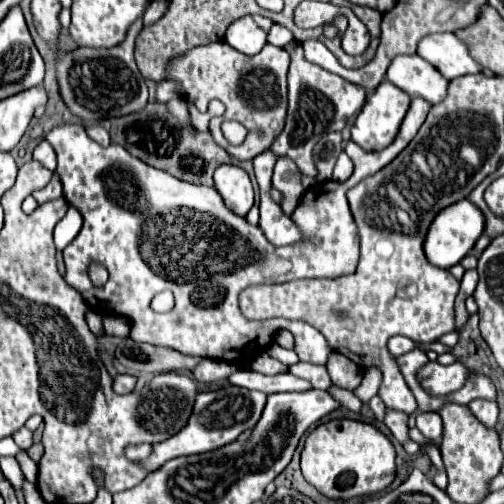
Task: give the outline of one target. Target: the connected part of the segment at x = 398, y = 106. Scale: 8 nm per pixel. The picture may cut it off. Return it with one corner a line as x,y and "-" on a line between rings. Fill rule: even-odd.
387,79
381,81
381,85
367,95
367,101
365,101
363,109
361,109
361,113
357,115
357,119
351,127
351,139
367,151
383,149
385,145
389,145
395,139
395,135
399,131
399,125
401,125
401,121
403,121
403,117
409,109
409,103
411,103
411,97
405,91
401,91
399,87
395,87

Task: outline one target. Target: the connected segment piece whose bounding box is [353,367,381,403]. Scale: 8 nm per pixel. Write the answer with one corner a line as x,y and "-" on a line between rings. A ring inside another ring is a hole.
371,367
371,369
364,371
363,381
361,381
361,385
359,385
353,393
355,393
363,403
369,403
371,397
377,395
379,383
381,383
381,373
379,373
375,367

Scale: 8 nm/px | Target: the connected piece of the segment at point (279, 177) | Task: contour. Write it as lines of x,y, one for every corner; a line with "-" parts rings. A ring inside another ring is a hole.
289,157
277,159
275,173
273,173
273,187
283,193
283,197
285,197
283,209
287,215
291,215
301,199
303,185
301,185
301,175
297,171
297,165
293,161
289,161

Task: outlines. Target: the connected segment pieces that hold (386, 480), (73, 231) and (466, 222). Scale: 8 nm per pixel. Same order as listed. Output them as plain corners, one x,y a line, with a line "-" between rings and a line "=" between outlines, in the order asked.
331,419
311,431
301,453
301,471
329,499
355,499
387,489
395,479
395,449
373,425
353,419
=
69,207
69,211
65,213
65,217
55,227
55,245
57,245
57,251
63,251
77,237
77,233
81,229
81,223
83,223
81,213
75,207
=
469,199
457,201
451,207
443,209
439,213
439,217
433,219
429,233
425,237
425,245
423,245
425,255
433,265
437,265
441,269
451,269
453,265
461,263
463,257
469,255
469,251
473,249
477,239
483,235
483,231
485,231
485,217
481,213
481,209
477,205
471,205

